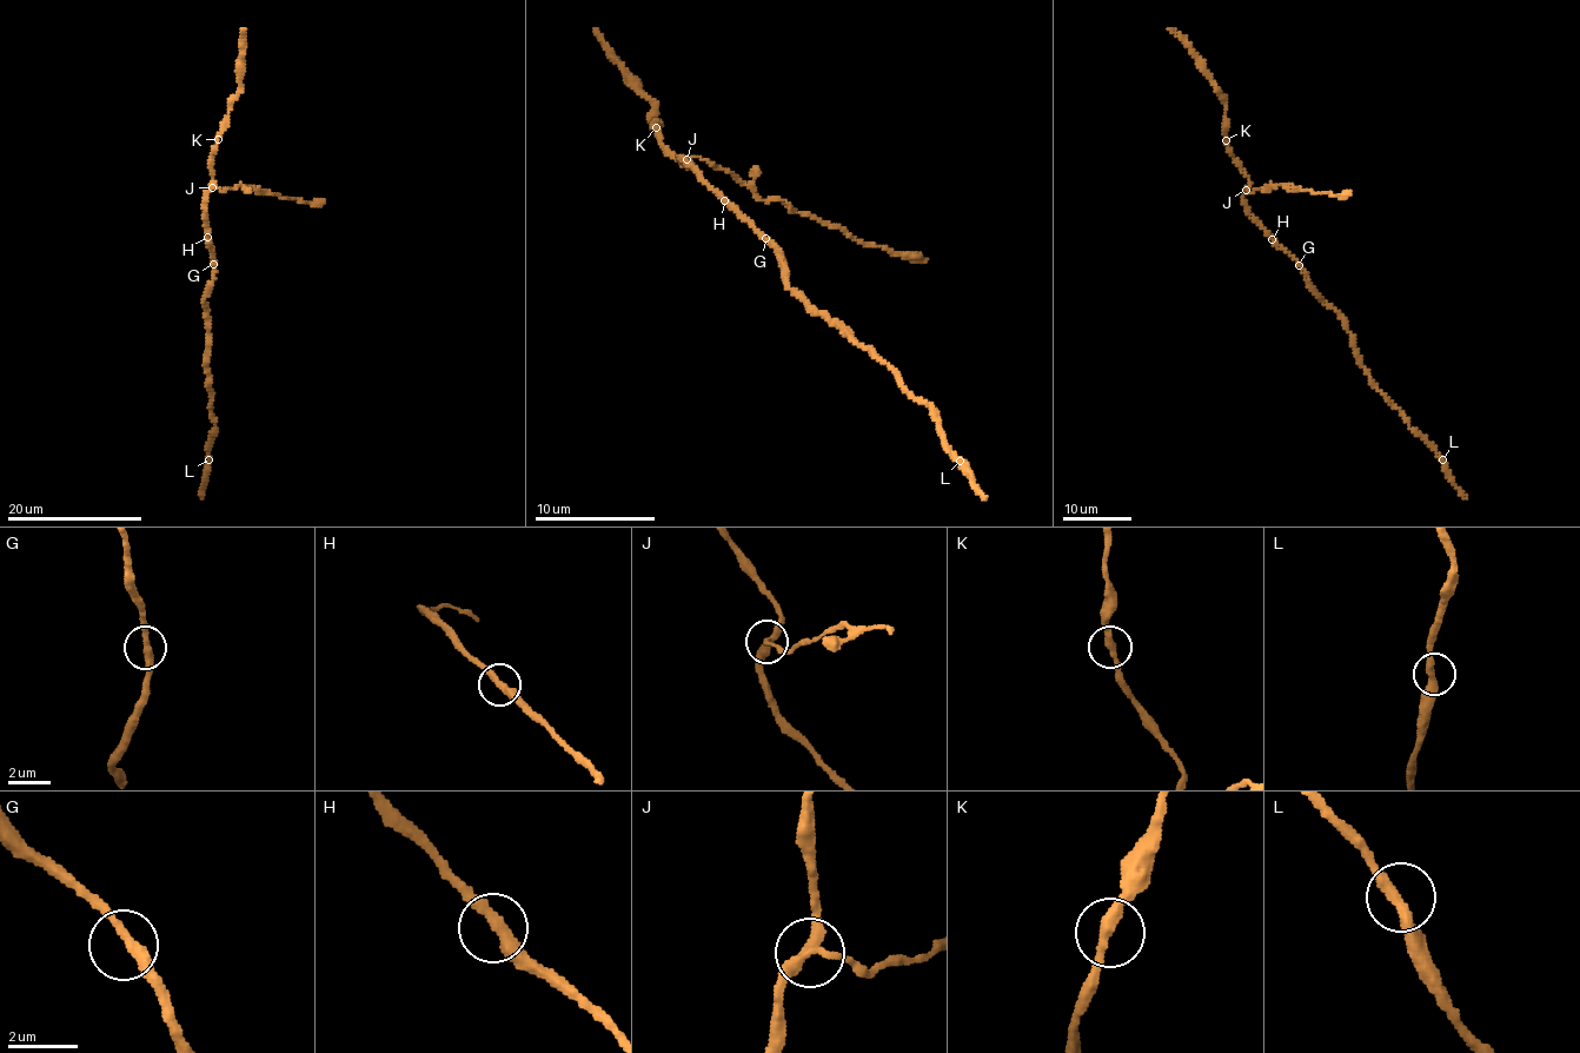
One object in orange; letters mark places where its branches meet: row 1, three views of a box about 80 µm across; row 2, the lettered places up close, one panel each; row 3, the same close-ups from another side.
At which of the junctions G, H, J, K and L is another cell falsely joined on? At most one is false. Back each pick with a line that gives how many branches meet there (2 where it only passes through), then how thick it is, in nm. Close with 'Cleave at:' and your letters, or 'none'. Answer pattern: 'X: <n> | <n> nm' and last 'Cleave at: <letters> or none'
J: 3 | 300 nm
Cleave at: J

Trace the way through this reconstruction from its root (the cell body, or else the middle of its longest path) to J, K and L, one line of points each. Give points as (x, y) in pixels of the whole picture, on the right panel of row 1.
J: (1301, 263), (1248, 212), (1243, 198), (1246, 189)
K: (1301, 263), (1248, 212), (1243, 193), (1249, 177), (1226, 140)
L: (1301, 263), (1306, 280), (1345, 323), (1356, 359), (1371, 383), (1442, 459)

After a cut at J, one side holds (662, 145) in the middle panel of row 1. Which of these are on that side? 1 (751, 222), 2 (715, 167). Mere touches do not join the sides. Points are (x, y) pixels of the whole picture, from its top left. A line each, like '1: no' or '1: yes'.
1: yes
2: no

